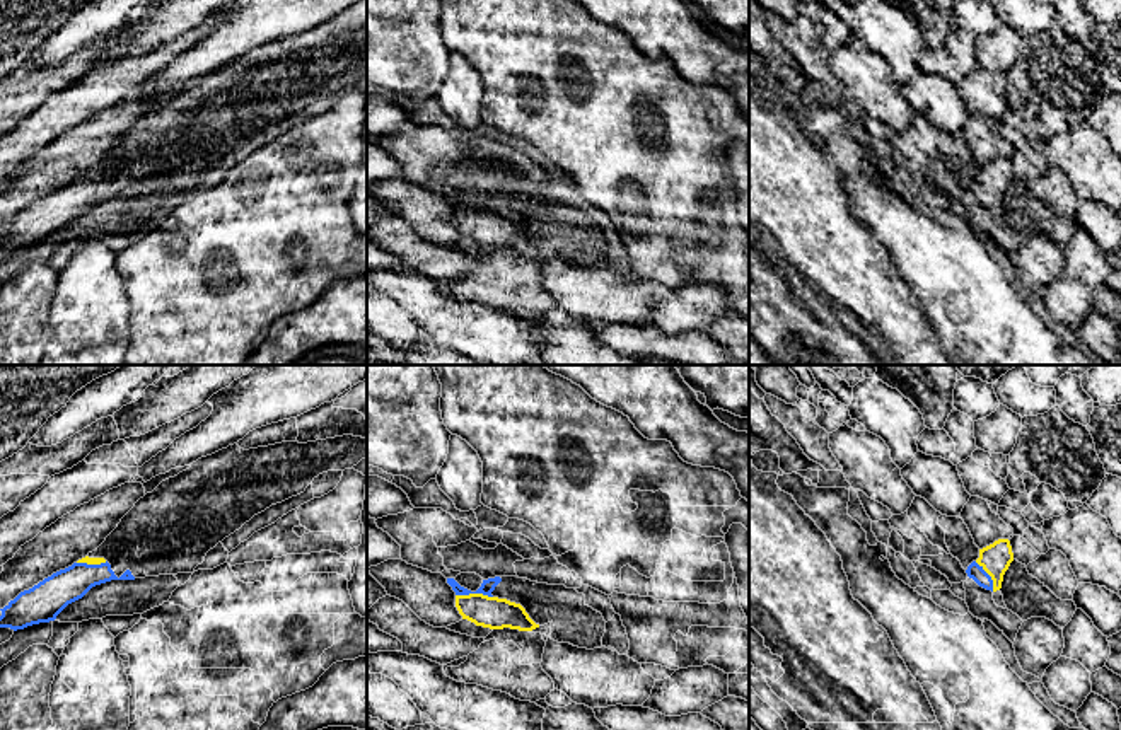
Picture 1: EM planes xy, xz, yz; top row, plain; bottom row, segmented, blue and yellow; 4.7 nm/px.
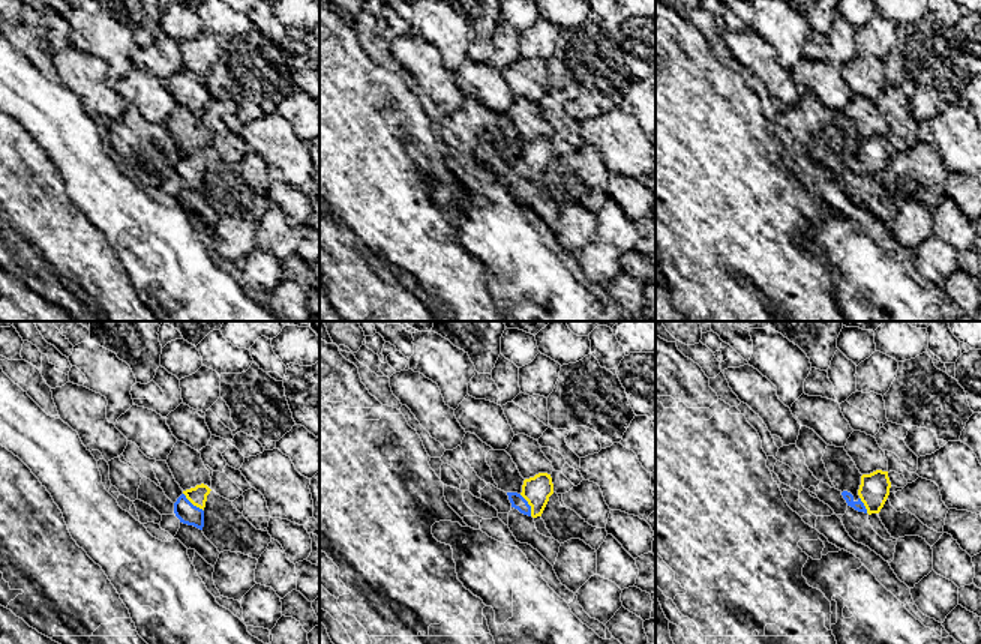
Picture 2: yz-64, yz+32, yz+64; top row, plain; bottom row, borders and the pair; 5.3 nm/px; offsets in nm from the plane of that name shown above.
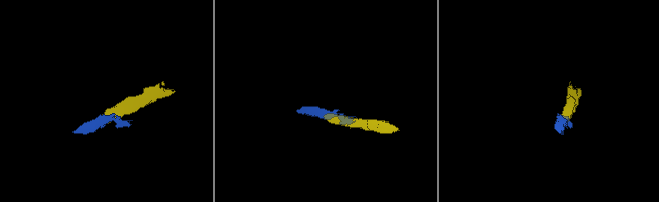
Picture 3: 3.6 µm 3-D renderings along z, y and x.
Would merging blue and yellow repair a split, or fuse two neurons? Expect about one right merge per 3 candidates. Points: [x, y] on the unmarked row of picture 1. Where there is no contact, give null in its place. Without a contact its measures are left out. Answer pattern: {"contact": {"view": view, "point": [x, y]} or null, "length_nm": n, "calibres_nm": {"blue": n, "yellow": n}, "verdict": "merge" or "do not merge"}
{"contact": {"view": "xz", "point": [475, 210]}, "length_nm": 180, "calibres_nm": {"blue": 70, "yellow": 150}, "verdict": "merge"}

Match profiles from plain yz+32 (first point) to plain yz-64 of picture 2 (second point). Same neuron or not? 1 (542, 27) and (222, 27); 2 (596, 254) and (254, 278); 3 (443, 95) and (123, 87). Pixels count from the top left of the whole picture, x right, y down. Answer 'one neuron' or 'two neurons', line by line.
1: two neurons
2: one neuron
3: two neurons

